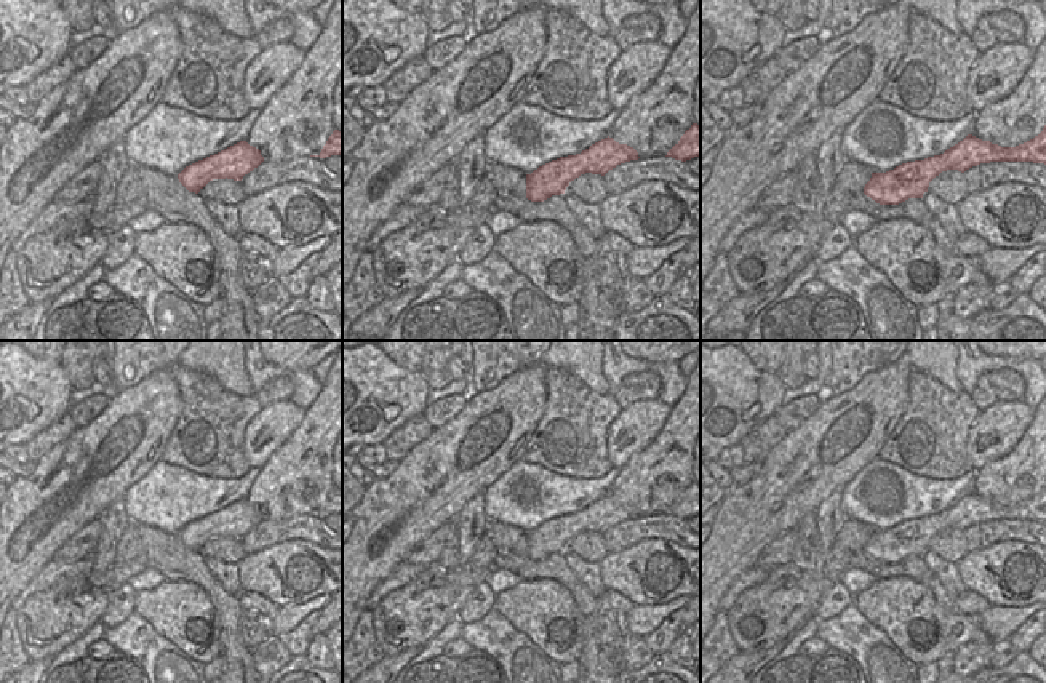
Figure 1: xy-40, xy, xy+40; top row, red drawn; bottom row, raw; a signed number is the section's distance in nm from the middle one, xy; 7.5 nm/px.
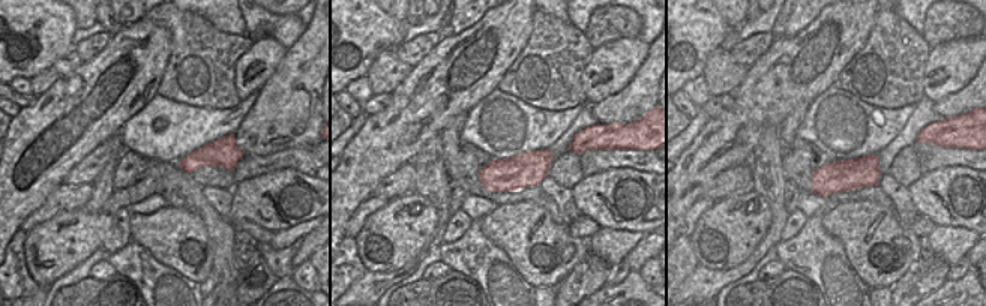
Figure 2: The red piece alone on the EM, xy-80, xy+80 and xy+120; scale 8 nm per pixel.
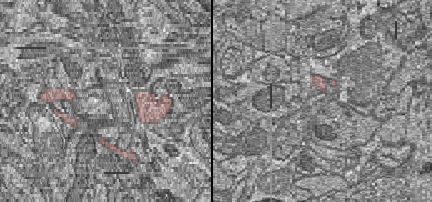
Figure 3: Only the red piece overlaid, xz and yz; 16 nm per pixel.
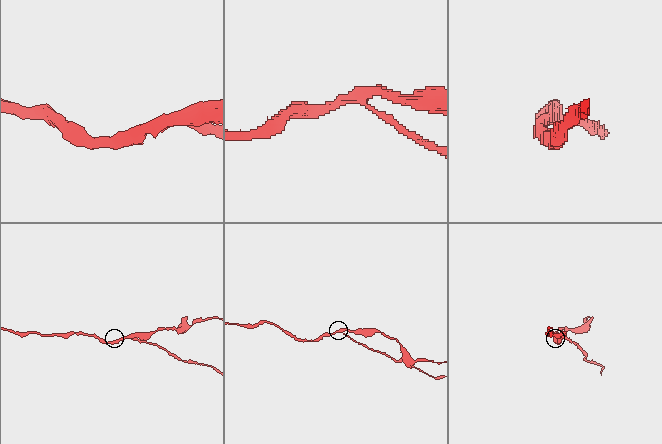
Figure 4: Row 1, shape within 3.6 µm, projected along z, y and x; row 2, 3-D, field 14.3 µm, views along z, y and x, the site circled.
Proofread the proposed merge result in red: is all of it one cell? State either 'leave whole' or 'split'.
split

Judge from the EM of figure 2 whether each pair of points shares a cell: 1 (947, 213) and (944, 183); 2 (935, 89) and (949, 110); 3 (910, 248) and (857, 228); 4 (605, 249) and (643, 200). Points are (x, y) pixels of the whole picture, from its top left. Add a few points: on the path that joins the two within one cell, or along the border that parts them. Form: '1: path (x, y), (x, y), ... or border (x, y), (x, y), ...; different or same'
1: path (943, 206), (946, 201), (944, 191); same
2: border (970, 81), (935, 102); different
3: path (896, 245), (877, 240), (871, 234); same
4: border (599, 227), (625, 228), (644, 234); different

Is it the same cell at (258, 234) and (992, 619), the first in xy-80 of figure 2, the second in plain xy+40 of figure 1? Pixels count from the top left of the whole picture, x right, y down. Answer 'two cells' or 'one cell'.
two cells

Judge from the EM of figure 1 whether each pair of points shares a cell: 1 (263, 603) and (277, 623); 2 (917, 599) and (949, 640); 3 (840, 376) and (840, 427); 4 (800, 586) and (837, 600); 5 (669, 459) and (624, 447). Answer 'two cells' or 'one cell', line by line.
1: two cells
2: one cell
3: two cells
4: two cells
5: two cells

